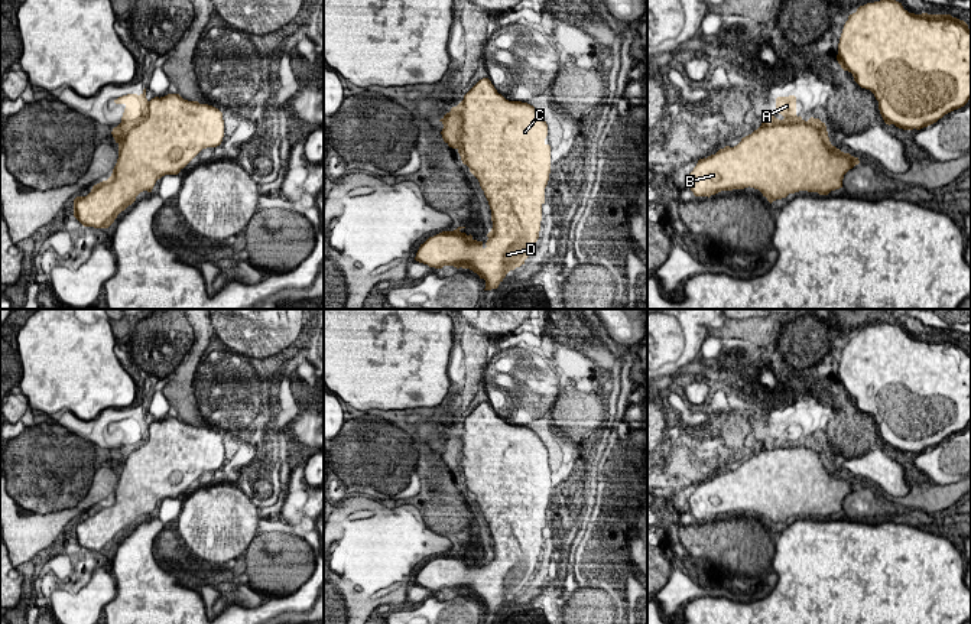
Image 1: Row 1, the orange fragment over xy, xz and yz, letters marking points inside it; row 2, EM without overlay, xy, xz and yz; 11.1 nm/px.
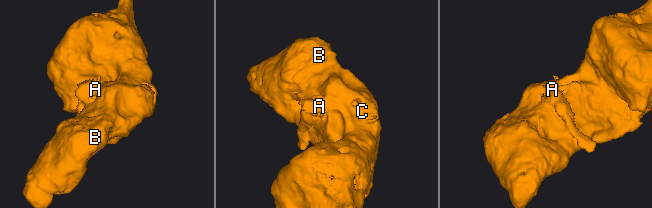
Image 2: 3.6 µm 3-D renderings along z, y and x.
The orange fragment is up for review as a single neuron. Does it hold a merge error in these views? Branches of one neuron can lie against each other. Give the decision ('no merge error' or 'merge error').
merge error

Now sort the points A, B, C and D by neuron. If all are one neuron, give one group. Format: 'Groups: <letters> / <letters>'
Groups: A / B C D

